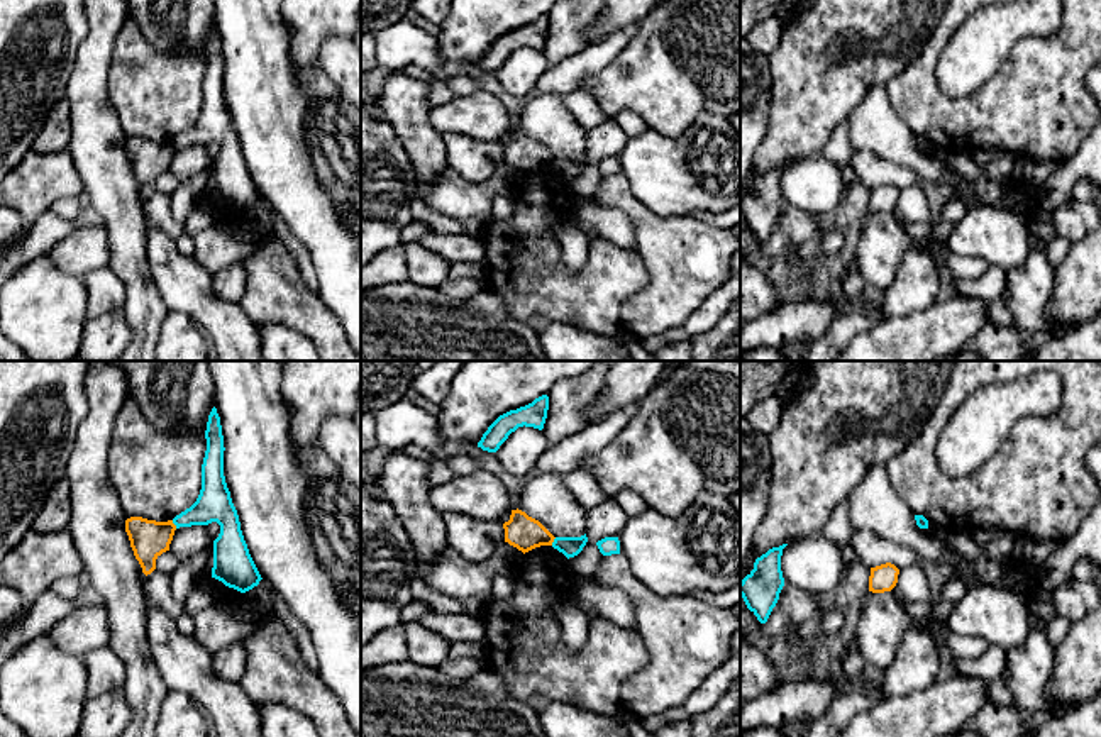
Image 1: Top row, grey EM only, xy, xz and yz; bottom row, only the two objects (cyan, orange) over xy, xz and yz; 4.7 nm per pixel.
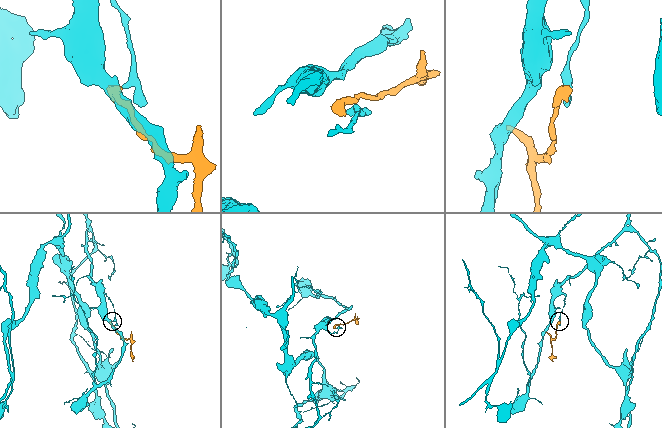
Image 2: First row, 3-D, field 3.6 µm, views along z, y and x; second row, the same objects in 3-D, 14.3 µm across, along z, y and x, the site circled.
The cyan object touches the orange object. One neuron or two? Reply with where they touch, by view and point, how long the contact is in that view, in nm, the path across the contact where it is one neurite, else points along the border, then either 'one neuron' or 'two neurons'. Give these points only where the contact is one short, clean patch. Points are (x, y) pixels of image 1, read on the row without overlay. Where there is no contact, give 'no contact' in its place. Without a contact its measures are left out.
meets cyan in xy at (173, 143); contact 50 nm long; border along xy (171, 141), (177, 148); two neurons

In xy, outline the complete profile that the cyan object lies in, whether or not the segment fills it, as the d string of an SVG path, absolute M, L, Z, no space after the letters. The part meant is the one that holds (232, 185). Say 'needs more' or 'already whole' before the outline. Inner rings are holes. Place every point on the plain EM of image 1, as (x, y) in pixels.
already whole | M213 27L205 51L207 71L202 85L202 110L196 122L176 136L176 149L217 142L220 154L213 161L212 198L246 213L263 200L244 161L237 130L224 97L224 56Z

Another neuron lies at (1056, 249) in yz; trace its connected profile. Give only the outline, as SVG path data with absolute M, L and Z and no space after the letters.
M1055 237L1052 241L1048 241L1043 247L1043 252L1047 254L1048 261L1057 266L1060 264L1065 256L1071 251L1072 242L1065 237Z

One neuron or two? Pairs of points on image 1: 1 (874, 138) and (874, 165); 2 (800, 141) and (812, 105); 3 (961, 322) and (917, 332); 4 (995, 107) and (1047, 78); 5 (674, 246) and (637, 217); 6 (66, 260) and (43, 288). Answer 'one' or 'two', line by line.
1: two
2: one
3: one
4: one
5: one
6: two

